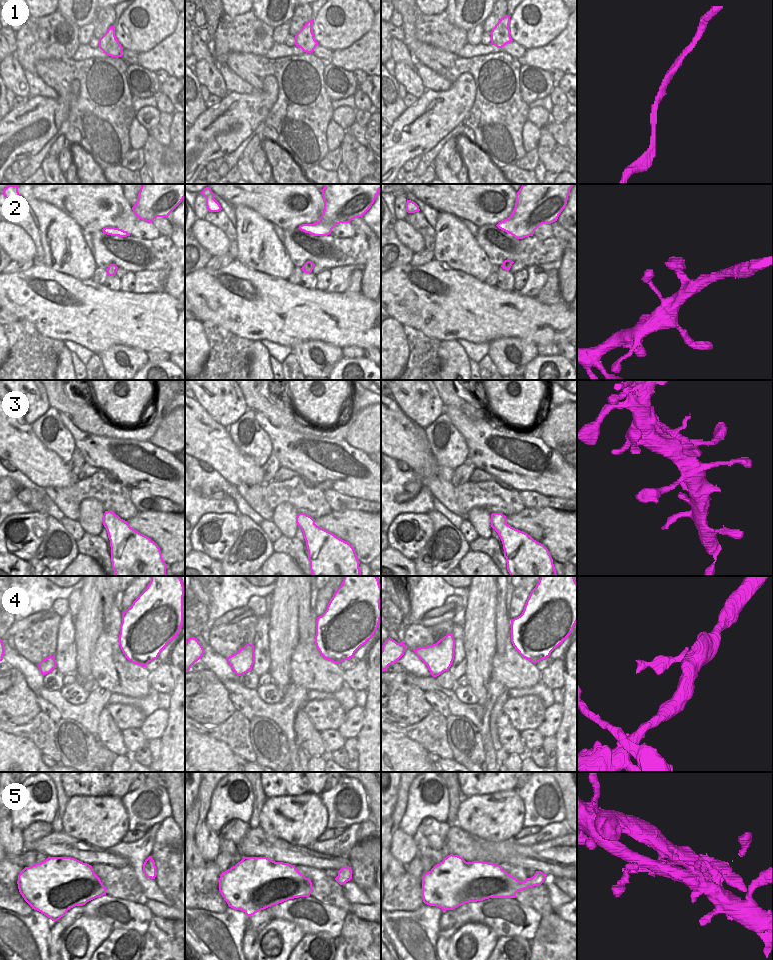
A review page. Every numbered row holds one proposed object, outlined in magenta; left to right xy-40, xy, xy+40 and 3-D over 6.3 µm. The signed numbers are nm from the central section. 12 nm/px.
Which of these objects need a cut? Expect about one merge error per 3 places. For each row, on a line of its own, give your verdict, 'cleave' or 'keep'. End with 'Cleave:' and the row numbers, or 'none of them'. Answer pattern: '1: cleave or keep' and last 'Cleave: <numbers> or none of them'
1: cleave
2: keep
3: keep
4: keep
5: keep
Cleave: 1

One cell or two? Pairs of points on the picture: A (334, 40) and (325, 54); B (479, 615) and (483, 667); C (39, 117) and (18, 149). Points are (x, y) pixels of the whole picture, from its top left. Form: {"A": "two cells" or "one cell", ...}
{"A": "two cells", "B": "one cell", "C": "one cell"}

